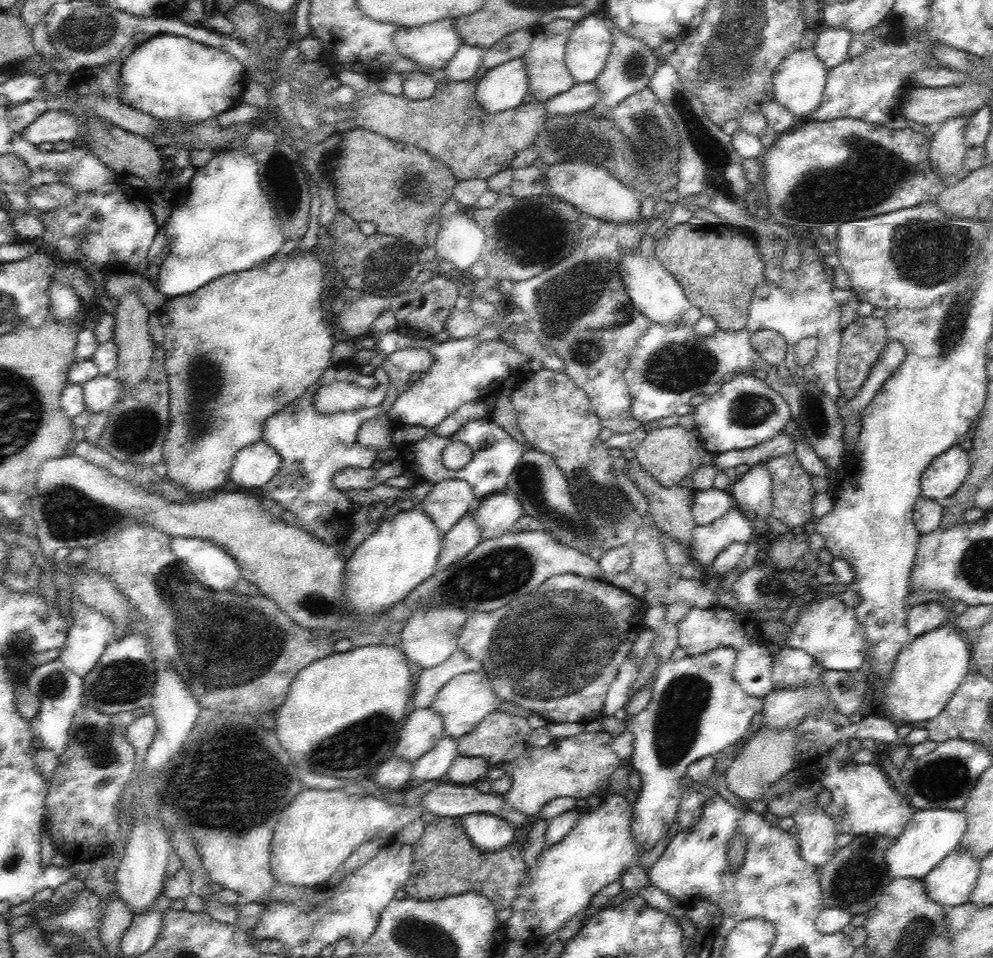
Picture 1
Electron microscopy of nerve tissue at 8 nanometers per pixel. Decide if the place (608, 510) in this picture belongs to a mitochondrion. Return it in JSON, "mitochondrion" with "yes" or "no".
{"mitochondrion":"yes"}

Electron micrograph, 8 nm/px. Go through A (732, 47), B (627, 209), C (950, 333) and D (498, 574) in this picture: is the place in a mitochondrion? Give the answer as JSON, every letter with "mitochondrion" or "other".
{"A":"mitochondrion","B":"other","C":"mitochondrion","D":"mitochondrion"}

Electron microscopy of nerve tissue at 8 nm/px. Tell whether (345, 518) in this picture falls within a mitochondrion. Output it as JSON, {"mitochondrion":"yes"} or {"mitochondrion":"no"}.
{"mitochondrion":"no"}

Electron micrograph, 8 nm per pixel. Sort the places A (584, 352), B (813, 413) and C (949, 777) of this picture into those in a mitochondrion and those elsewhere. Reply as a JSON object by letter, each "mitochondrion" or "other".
{"A":"mitochondrion","B":"mitochondrion","C":"mitochondrion"}

